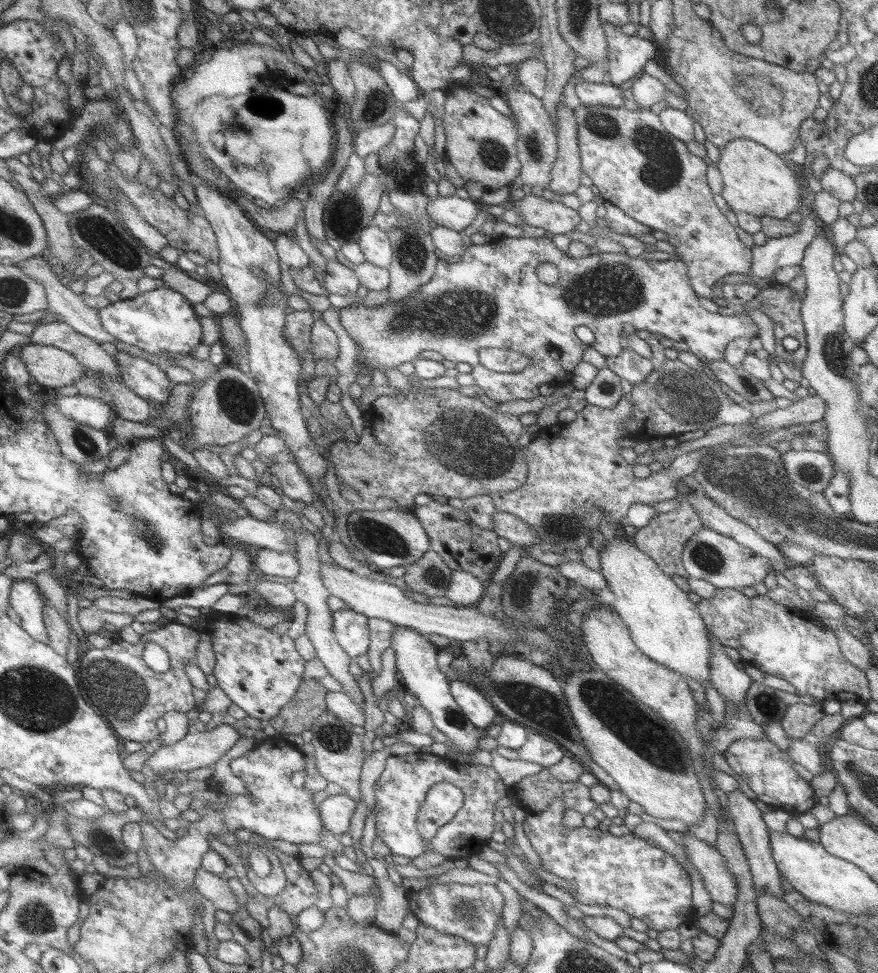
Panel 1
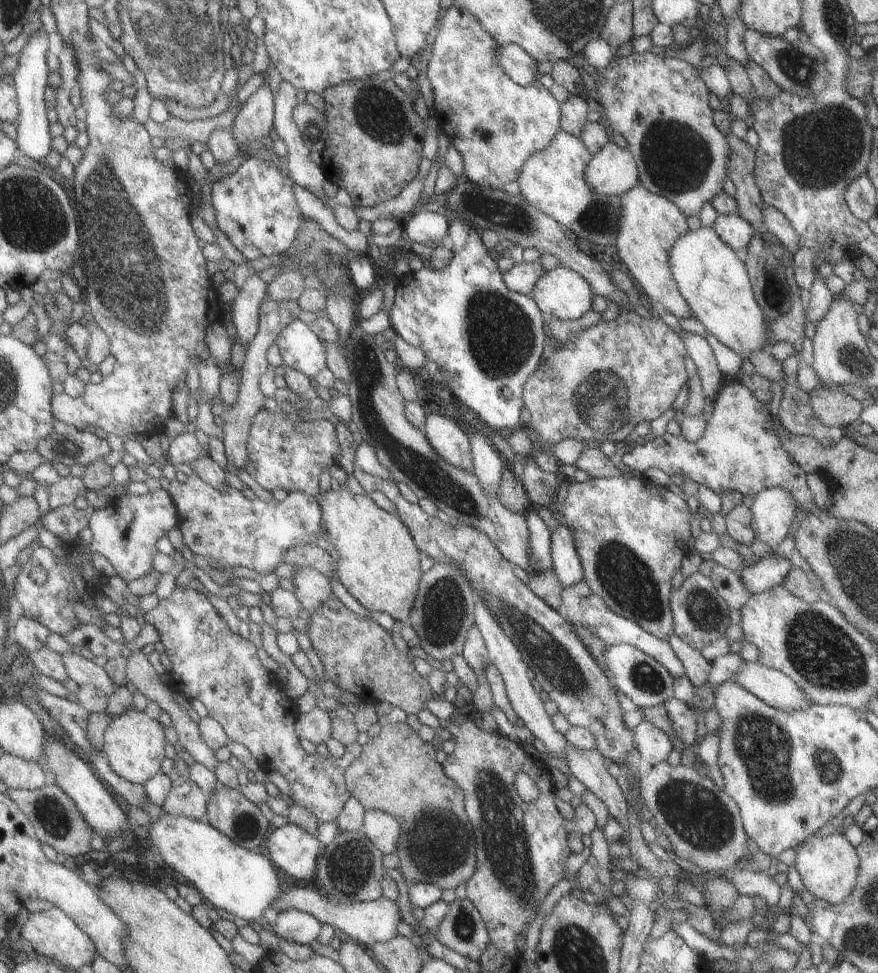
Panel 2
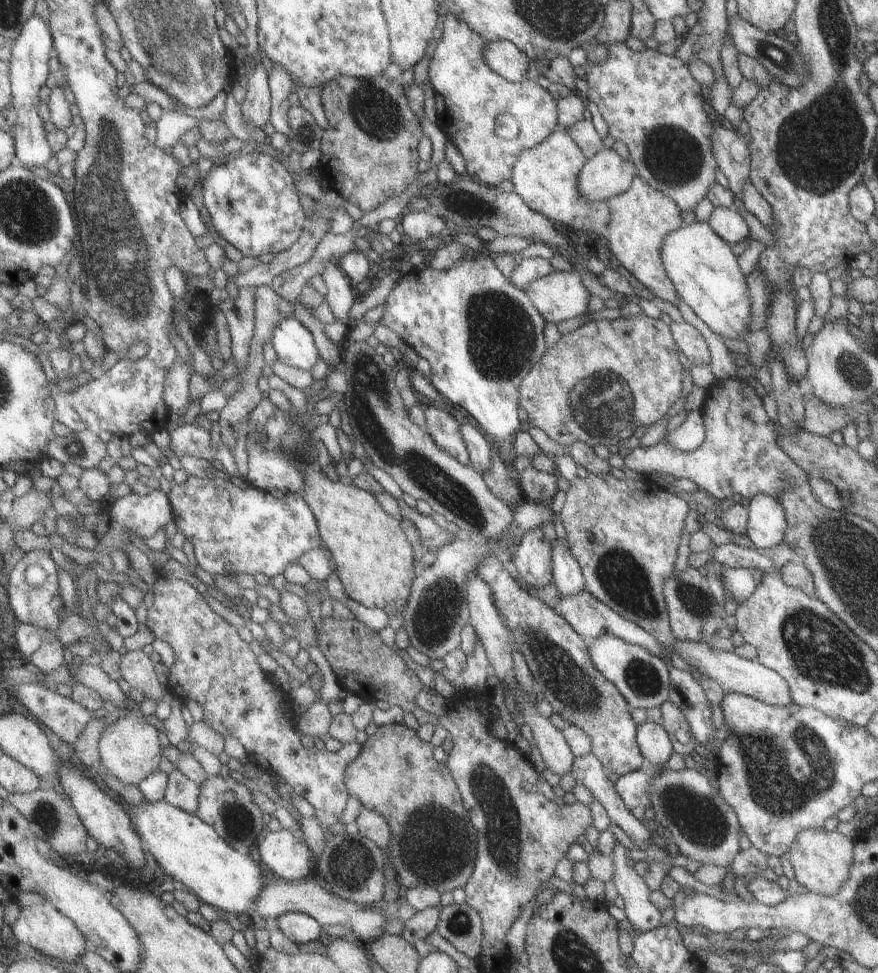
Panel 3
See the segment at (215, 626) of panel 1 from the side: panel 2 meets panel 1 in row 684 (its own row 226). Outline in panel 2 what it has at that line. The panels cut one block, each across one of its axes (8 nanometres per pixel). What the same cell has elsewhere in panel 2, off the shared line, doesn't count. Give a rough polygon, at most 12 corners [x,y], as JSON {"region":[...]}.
{"region":[[249,157],[212,183],[218,229],[245,259],[299,236],[296,183]]}

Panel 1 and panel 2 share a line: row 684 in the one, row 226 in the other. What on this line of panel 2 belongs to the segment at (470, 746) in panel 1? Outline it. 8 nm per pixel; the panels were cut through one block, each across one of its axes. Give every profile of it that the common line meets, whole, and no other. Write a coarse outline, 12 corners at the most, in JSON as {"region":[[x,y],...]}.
{"region":[[417,210],[401,222],[409,239],[437,249],[450,233],[444,212]]}

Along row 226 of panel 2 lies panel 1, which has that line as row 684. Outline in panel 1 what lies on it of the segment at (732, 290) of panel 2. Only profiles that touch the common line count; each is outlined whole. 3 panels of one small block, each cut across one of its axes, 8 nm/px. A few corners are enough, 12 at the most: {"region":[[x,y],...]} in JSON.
{"region":[[623,538],[598,552],[633,645],[707,685],[696,603]]}

